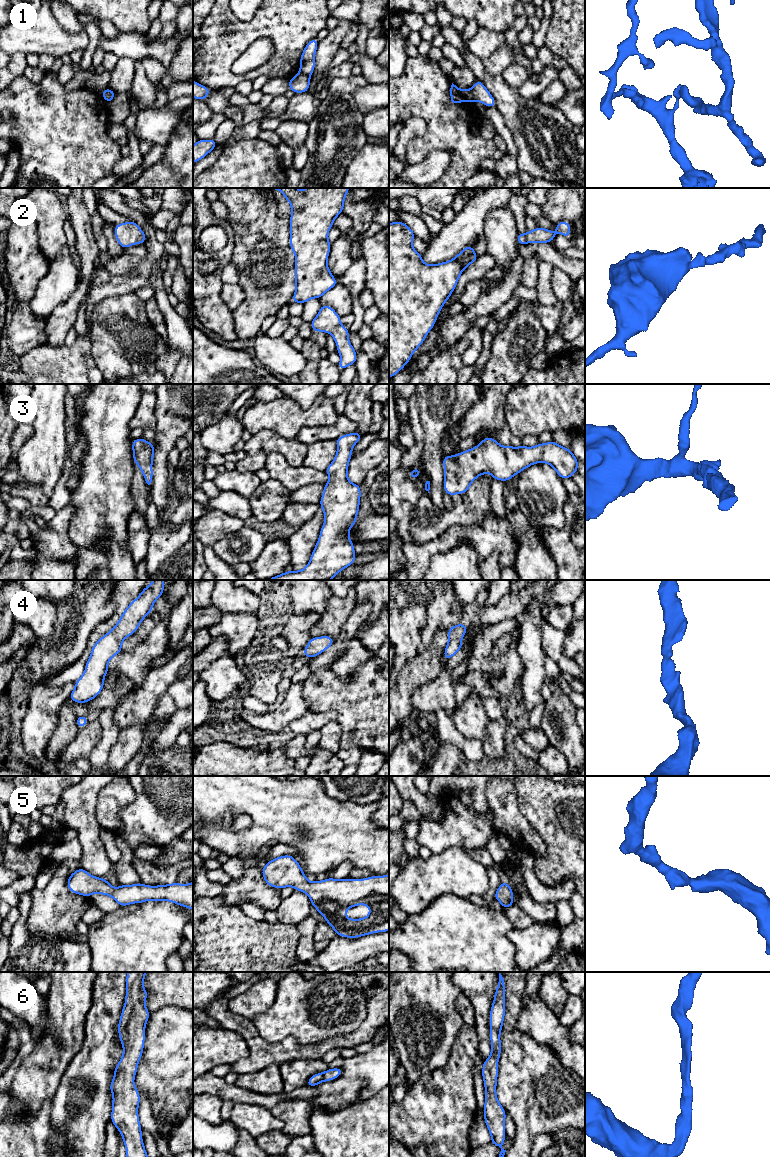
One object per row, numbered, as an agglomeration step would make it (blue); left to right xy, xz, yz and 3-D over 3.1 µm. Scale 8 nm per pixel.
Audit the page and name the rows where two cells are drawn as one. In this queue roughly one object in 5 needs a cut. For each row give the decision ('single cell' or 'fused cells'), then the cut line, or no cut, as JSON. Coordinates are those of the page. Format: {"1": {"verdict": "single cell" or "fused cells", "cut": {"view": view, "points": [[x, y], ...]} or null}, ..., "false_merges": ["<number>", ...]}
{"1": {"verdict": "fused cells", "cut": {"view": "yz", "points": [[470, 90], [474, 100]]}}, "2": {"verdict": "single cell", "cut": null}, "3": {"verdict": "single cell", "cut": null}, "4": {"verdict": "single cell", "cut": null}, "5": {"verdict": "single cell", "cut": null}, "6": {"verdict": "single cell", "cut": null}, "false_merges": ["1"]}

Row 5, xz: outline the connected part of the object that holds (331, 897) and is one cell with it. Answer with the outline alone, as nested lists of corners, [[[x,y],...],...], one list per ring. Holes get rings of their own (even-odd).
[[[283,855],[270,860],[261,870],[268,886],[283,889],[292,886],[295,891],[305,892],[311,905],[325,918],[337,936],[357,938],[377,932],[389,931],[389,874],[371,876],[364,879],[334,879],[329,877],[323,881],[310,883],[303,873],[300,864],[292,855]],[[357,905],[366,905],[370,913],[365,918],[347,919],[346,911]]]

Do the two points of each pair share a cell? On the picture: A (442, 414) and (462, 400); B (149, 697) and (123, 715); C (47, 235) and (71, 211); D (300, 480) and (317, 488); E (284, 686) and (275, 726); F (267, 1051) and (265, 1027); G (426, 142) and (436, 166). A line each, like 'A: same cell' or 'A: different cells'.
A: different cells
B: same cell
C: different cells
D: different cells
E: different cells
F: different cells
G: different cells

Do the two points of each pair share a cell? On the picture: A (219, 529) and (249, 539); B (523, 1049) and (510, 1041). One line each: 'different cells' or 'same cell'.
A: different cells
B: same cell

